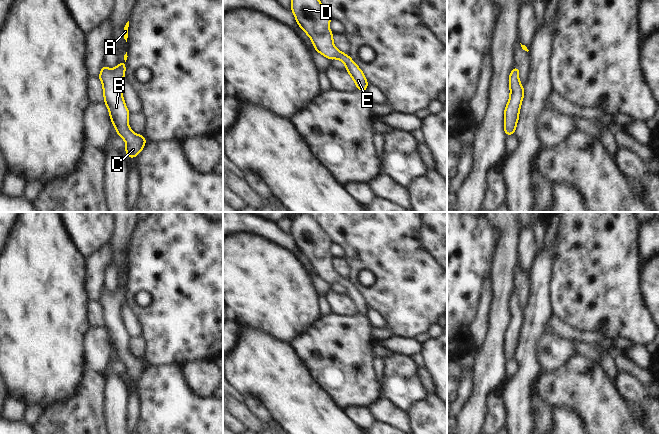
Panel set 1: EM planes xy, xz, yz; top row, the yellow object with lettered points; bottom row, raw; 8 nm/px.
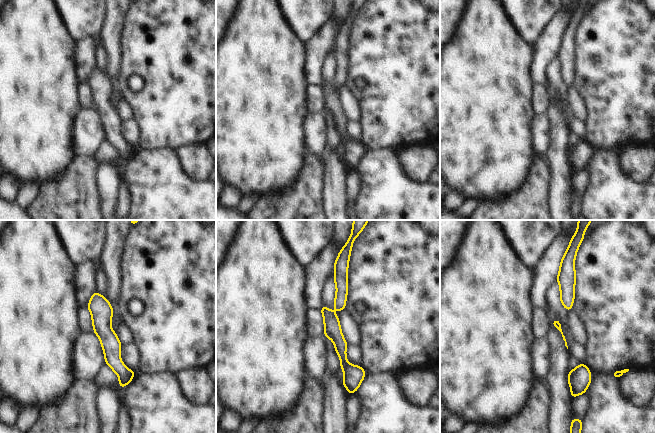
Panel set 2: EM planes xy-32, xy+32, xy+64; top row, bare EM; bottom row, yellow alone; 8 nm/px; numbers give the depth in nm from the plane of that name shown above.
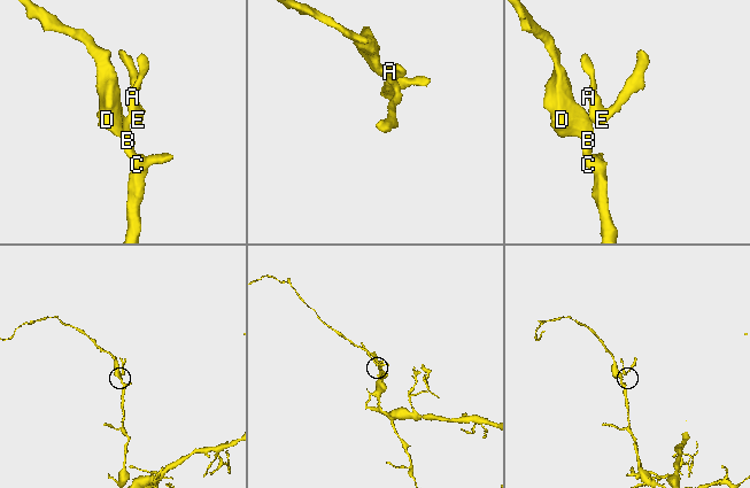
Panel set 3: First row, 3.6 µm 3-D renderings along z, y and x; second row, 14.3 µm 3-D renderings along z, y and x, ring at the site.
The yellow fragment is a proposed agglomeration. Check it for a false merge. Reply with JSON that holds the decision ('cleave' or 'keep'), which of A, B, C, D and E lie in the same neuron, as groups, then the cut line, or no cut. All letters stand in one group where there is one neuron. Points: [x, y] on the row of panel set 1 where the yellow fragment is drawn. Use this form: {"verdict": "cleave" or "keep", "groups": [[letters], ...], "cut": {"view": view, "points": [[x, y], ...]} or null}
{"verdict": "keep", "groups": [["A", "B", "C", "D", "E"]], "cut": null}

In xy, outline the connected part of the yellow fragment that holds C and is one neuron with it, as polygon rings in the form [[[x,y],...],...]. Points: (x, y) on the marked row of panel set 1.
[[[104,64],[98,78],[103,84],[105,105],[117,135],[121,136],[127,147],[125,153],[129,158],[136,157],[147,142],[143,135],[135,134],[128,125],[128,116],[131,114],[125,105],[121,90],[121,80],[125,78],[126,64],[117,64],[115,69],[109,69]]]

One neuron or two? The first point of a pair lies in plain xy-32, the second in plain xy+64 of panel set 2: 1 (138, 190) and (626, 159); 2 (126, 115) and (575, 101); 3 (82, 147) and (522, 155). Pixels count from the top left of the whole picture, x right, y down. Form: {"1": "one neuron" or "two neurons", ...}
{"1": "two neurons", "2": "one neuron", "3": "two neurons"}

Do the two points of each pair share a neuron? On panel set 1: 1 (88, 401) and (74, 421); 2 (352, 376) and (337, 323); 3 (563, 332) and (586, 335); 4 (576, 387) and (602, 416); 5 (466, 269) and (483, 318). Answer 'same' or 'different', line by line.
1: same
2: same
3: same
4: same
5: different

